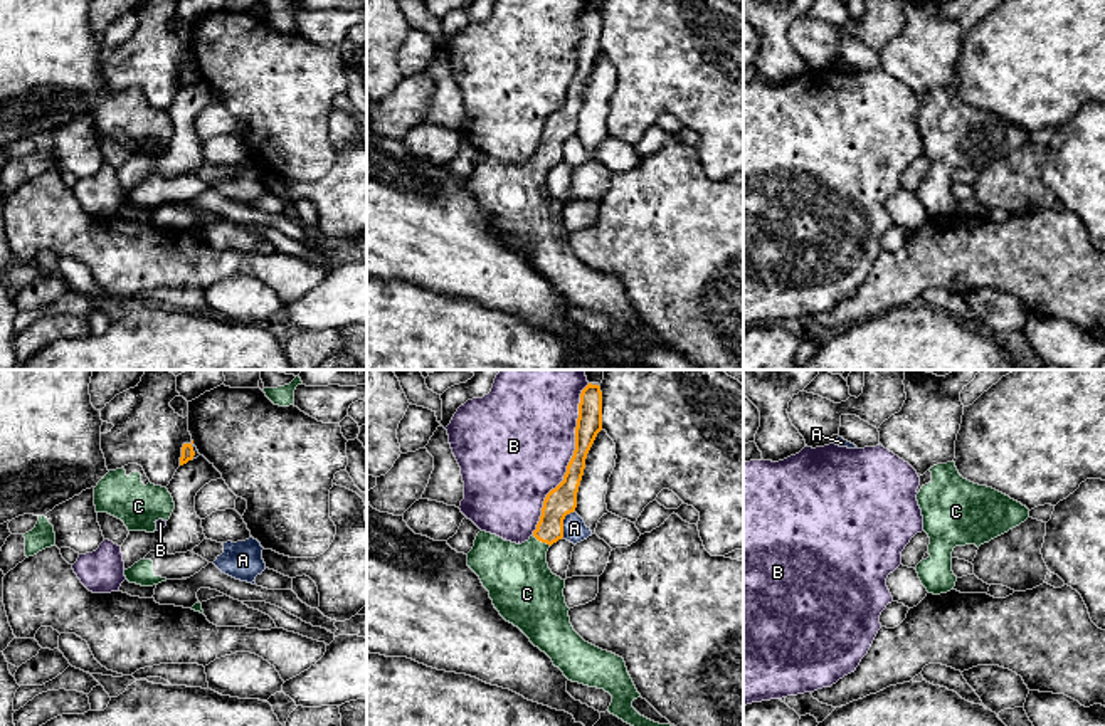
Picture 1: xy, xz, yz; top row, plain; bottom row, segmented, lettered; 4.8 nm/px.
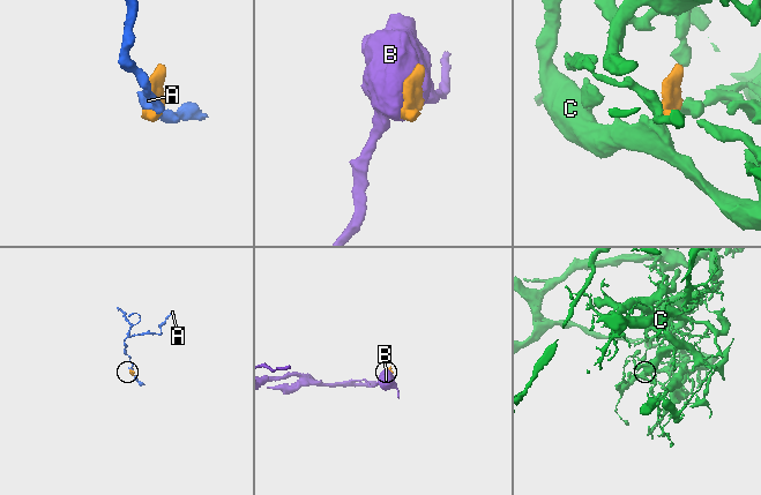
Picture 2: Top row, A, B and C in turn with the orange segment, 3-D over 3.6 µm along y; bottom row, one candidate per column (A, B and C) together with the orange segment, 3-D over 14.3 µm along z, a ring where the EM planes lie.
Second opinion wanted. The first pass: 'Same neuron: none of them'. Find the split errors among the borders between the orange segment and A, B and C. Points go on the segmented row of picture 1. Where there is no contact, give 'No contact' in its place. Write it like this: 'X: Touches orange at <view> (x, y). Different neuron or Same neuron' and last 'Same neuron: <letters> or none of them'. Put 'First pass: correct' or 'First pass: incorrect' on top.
First pass: incorrect
A: Touches orange at xz (562, 523). Different neuron
B: Touches orange at xz (571, 459). Different neuron
C: Touches orange at xz (542, 541). Same neuron
Same neuron: C

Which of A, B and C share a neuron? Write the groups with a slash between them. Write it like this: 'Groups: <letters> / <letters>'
Groups: A / B / C

